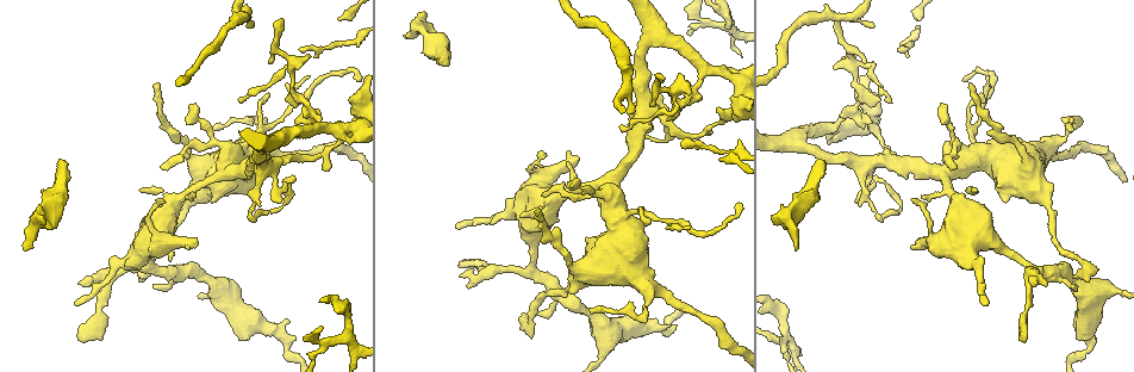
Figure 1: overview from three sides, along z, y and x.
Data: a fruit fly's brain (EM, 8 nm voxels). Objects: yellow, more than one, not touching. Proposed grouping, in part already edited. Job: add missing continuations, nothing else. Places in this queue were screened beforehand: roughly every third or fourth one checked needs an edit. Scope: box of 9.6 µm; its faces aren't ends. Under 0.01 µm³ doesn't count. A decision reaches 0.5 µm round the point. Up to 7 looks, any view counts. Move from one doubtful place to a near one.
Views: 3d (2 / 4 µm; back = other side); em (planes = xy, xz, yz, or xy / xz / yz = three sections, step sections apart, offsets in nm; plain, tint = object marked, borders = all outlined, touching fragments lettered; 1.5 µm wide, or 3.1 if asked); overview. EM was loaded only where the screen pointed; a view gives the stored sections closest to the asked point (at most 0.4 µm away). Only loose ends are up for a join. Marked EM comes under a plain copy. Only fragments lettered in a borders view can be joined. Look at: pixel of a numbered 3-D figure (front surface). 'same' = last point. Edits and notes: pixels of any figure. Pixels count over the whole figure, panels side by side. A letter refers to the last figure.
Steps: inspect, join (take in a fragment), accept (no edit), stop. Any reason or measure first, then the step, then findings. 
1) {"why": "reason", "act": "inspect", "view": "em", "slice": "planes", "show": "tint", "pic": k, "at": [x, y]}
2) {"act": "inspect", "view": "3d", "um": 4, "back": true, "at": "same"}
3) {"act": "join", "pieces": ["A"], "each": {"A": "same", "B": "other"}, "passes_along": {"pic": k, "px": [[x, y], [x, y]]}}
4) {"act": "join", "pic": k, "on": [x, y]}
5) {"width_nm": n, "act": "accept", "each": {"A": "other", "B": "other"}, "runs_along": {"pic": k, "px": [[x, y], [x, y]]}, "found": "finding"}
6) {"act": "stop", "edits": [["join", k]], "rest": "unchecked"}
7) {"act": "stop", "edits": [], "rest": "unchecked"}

{"why": "free end", "act": "inspect", "view": "em", "slice": "planes", "show": "borders", "pic": 1, "at": [1037, 285]}

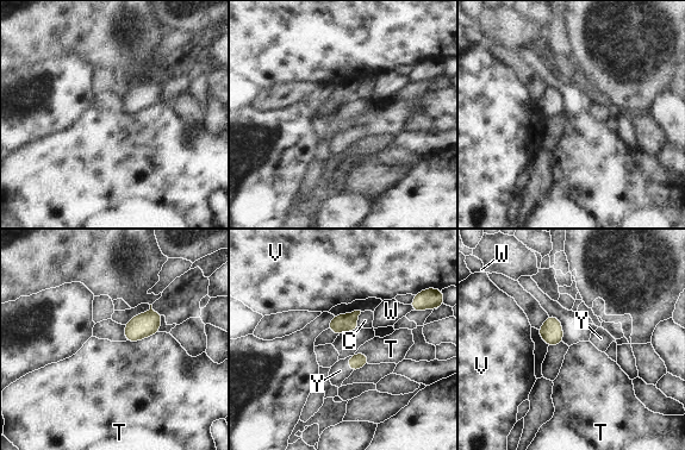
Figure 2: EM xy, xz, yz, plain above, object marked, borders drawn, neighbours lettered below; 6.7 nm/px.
{"act": "join", "pieces": ["Y"], "each": {"C": "other", "T": "other", "V": "other", "W": "other", "Y": "same"}, "found": "the neuron continues"}

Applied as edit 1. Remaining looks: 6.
{"why": "thin end", "act": "inspect", "view": "em", "slice": "planes", "show": "borders", "pic": 1, "at": [949, 166]}

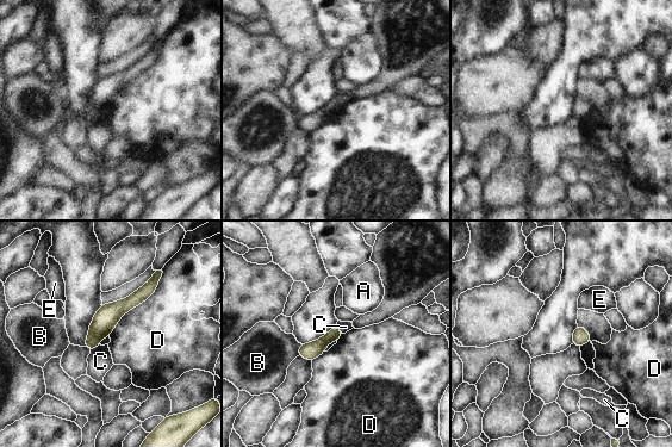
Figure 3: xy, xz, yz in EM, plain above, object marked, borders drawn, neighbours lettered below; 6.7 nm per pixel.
{"width_nm": 100, "act": "accept", "each": {"A": "other", "B": "other", "C": "other", "D": "other", "E": "other"}, "found": "none of them fits"}

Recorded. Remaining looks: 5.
{"why": "free end", "act": "inspect", "view": "3d", "um": 4, "back": true, "pic": 1, "at": [60, 161]}

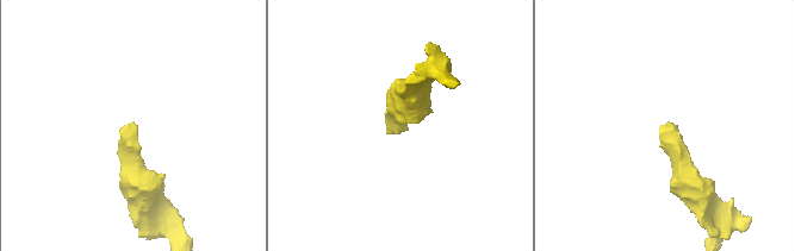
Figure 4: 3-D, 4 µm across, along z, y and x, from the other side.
{"act": "inspect", "view": "em", "slice": "planes", "show": "borders", "pic": 4, "at": [667, 124]}

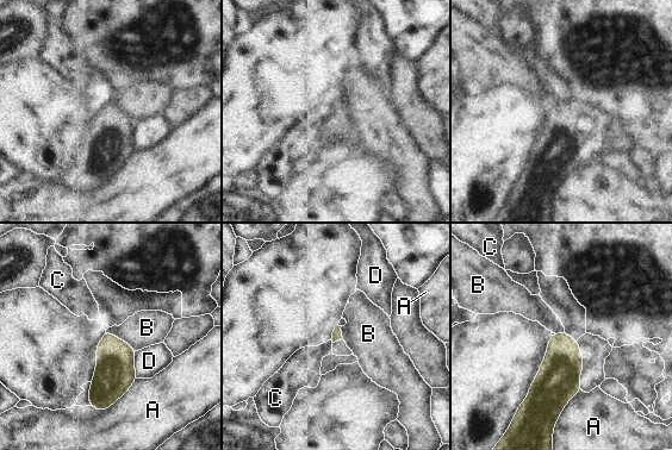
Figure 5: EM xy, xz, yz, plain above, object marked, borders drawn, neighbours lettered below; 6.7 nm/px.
{"act": "accept", "each": {"A": "other", "B": "other", "C": "other", "D": "other"}, "border": {"pic": 5, "px": [[106, 330], [125, 341], [136, 350]]}, "found": "none of them fits"}

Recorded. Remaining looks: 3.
{"act": "stop", "edits": [["join", 2]], "rest": "unchecked"}

